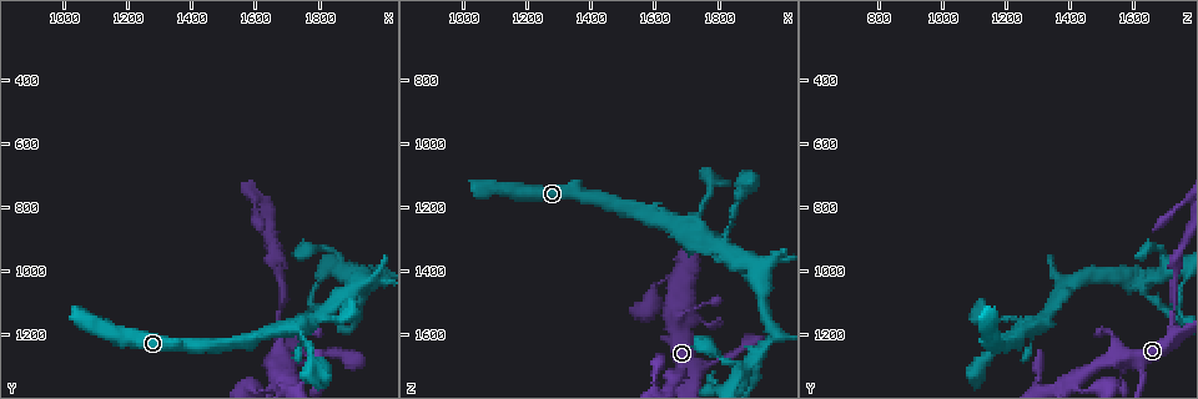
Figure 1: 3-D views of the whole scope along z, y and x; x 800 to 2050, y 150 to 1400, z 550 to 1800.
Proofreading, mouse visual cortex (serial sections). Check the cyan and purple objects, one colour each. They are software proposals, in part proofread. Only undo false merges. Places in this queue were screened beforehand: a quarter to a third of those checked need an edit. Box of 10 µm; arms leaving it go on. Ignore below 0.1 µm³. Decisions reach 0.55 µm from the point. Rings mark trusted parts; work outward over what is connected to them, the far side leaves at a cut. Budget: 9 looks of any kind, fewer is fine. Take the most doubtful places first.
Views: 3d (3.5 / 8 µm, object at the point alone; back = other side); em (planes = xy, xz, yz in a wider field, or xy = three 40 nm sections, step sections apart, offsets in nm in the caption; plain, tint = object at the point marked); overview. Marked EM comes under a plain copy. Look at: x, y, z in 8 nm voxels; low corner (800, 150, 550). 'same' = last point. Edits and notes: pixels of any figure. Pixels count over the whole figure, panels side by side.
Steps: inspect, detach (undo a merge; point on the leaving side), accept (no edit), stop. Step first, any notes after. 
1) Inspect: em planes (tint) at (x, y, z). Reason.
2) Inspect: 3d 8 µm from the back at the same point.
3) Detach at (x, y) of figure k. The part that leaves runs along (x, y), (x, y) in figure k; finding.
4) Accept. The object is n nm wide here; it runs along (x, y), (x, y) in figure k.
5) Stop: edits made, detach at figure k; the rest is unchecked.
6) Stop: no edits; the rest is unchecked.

Inspect: em xy step 2 (tint) at (1840, 1150, 1280). Thick turns thin.

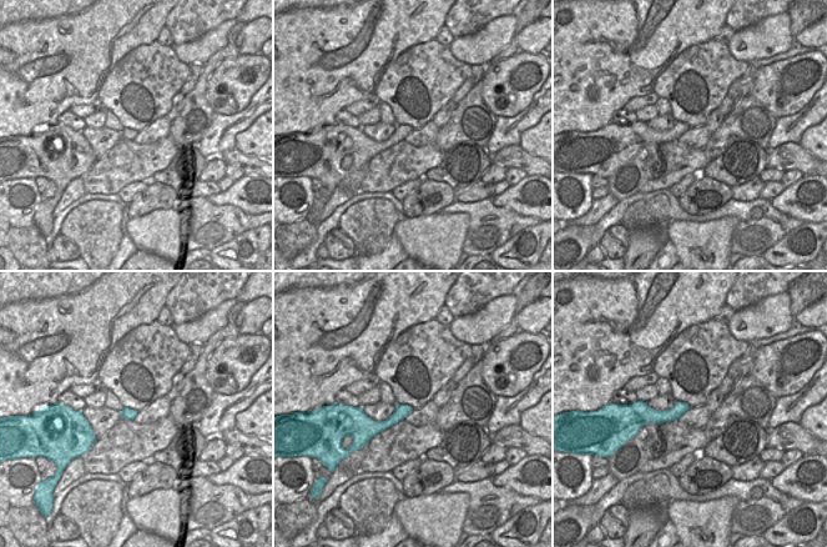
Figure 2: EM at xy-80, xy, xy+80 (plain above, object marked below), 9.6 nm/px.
Inspect: 3d 3.5 µm from the back at the same point.

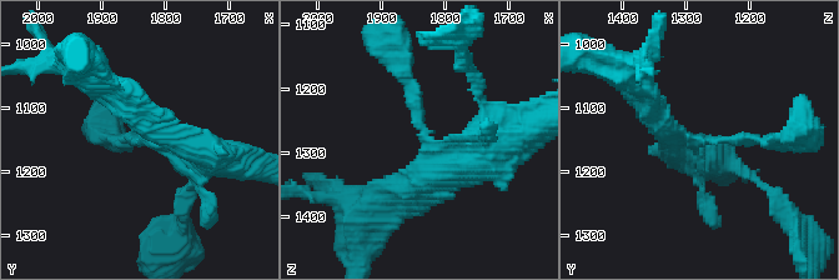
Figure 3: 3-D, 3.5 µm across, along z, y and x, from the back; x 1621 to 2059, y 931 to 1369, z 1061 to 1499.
Accept. It runs along (487, 148), (437, 158), (403, 64) in figure 3; one cell here.

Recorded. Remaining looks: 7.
Inspect: 3d 3.5 µm at (1960, 1040, 1620). Sharp bend.

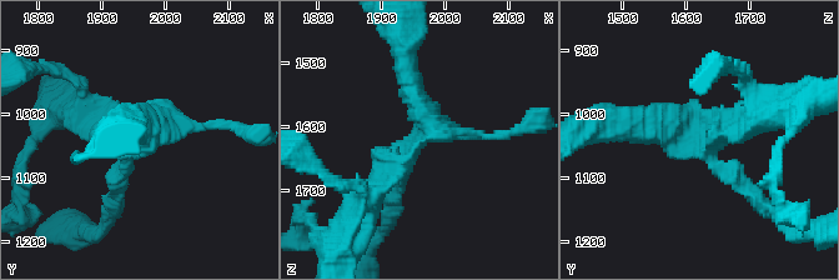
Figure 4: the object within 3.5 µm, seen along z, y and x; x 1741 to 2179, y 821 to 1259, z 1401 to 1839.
Inspect: em xy step 3 (tint) at (1960, 1045, 1625). Now the EM.

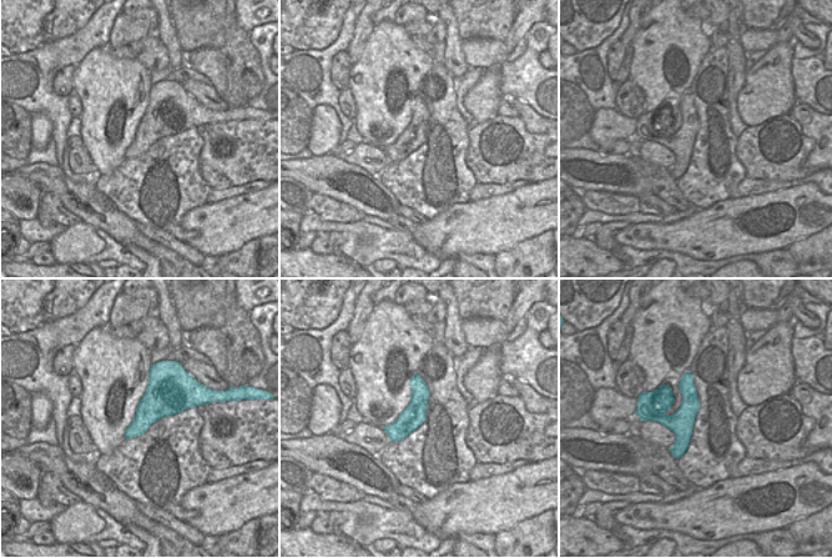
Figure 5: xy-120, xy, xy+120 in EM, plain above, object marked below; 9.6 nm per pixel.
Accept. It runs along (416, 378), (416, 412), (392, 437) in figure 5; continuous, no second cell.

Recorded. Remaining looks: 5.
Inspect: 3d 3.5 µm from the back at (1790, 1310, 1570). Narrows sharply.

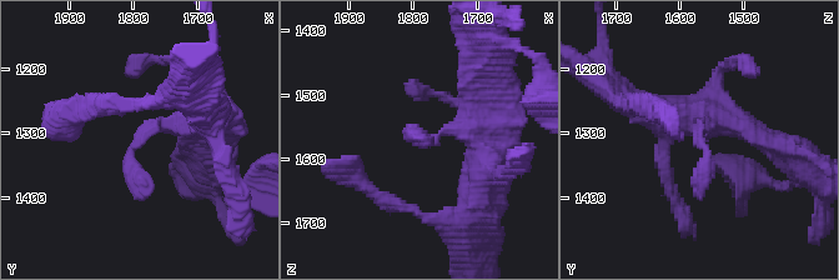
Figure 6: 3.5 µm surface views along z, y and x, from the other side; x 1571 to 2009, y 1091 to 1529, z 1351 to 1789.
Inspect: em xy step 5 (tint) at (1785, 1310, 1575). Now the EM.

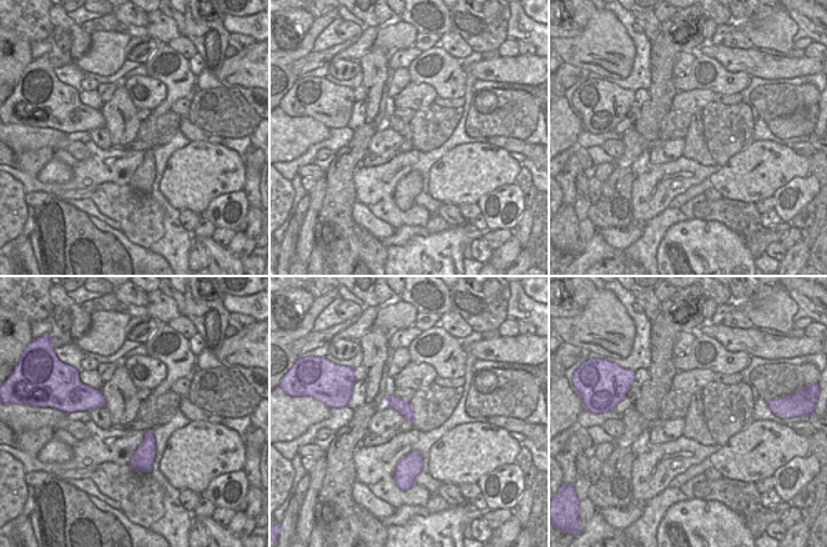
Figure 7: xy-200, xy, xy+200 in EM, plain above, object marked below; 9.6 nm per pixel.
Accept. It runs along (210, 114), (156, 125), (130, 151), (145, 194) in figure 6; one cell here.

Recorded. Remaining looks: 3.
Inspect: 3d 3.5 µm at (1680, 1120, 1730). Calibre changes.

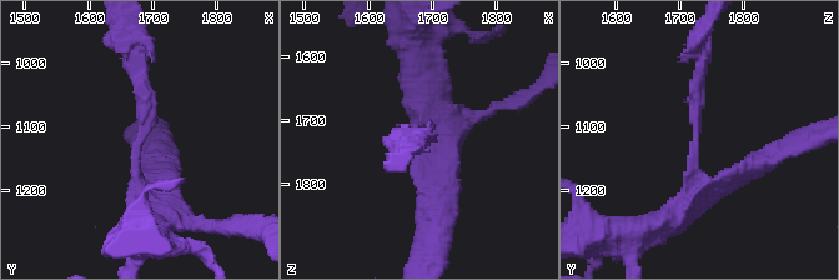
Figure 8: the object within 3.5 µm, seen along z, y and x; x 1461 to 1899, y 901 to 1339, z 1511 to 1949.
Inspect: em xy step 1 (tint) at (1680, 1110, 1725). The arms are 200, 250 nm wide.

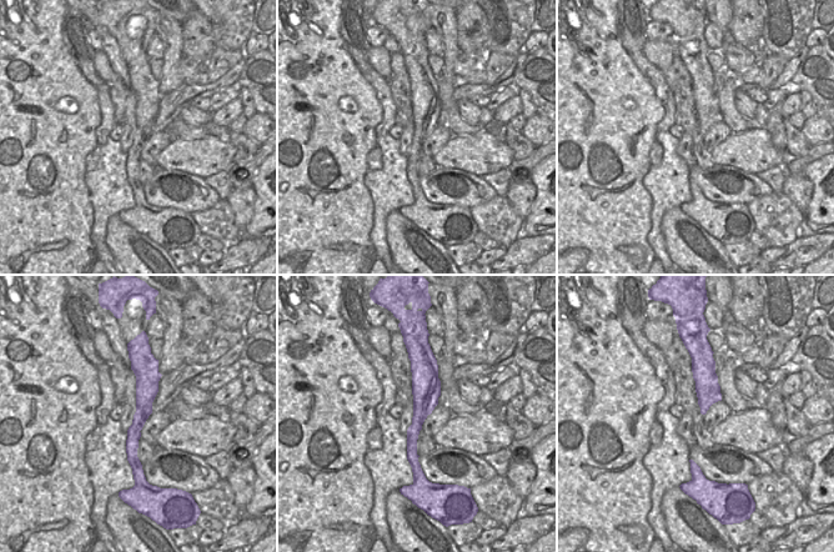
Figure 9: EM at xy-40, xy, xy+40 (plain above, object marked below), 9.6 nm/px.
Detach at (140, 103) of figure 8. A border runs along (139, 430), (127, 435) in figure 9; a second cell is stuck on.

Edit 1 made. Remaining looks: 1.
Stop: edits made, detach at figure 8; the rest is unchecked.

